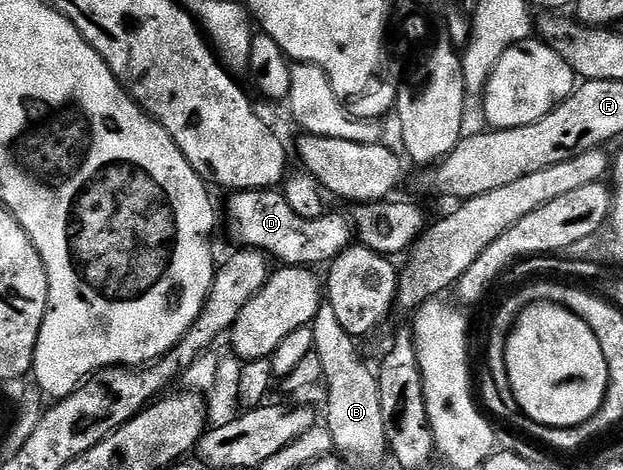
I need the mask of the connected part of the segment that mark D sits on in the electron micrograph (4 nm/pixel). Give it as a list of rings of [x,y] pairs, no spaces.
[[[271,189],[268,191],[235,191],[230,198],[230,223],[234,228],[230,235],[243,248],[254,248],[265,252],[271,260],[287,267],[310,267],[314,263],[329,264],[331,259],[336,258],[344,248],[351,246],[355,238],[355,229],[351,220],[346,215],[333,215],[327,213],[315,219],[302,219],[288,205],[285,194],[281,190]]]

